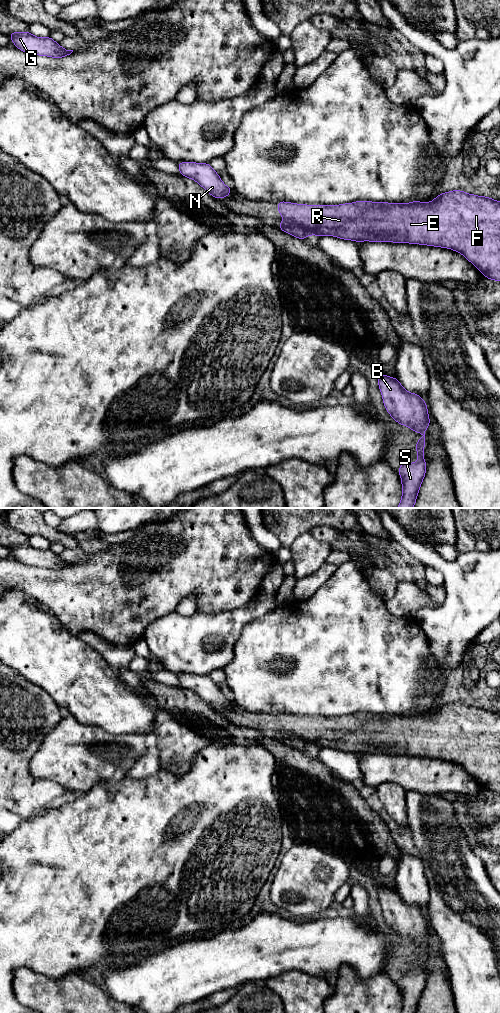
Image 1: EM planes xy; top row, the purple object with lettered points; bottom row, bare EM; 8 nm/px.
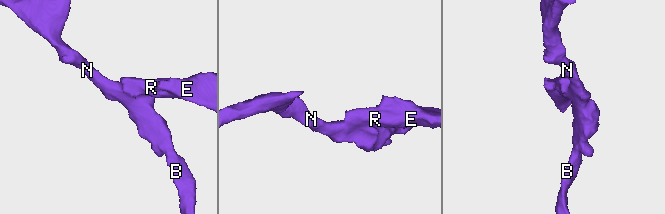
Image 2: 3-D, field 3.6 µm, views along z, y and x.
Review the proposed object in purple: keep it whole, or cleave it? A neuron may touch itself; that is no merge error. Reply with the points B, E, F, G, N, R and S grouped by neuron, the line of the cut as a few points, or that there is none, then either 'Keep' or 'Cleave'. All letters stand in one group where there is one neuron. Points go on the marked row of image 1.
Groups: B G N S / E F R. Split along xy (282, 222), (300, 225), (305, 230), (304, 239). Cleave

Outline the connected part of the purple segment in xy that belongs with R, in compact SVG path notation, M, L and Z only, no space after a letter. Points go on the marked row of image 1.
M453 190L439 194L434 198L432 202L419 202L412 201L410 203L388 203L388 202L371 202L371 201L356 201L353 203L345 203L340 205L306 205L296 204L285 201L277 202L277 209L283 217L284 224L294 224L303 227L306 230L304 240L306 236L335 236L343 240L352 240L356 242L370 241L370 242L394 242L394 243L410 243L428 245L434 247L442 247L454 250L462 254L468 261L470 261L478 270L484 275L484 277L500 281L500 201L495 201L488 196L477 196L474 194L468 194L461 190Z

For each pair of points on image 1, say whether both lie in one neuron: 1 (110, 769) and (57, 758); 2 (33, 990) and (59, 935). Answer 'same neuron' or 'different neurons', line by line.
1: same neuron
2: different neurons

